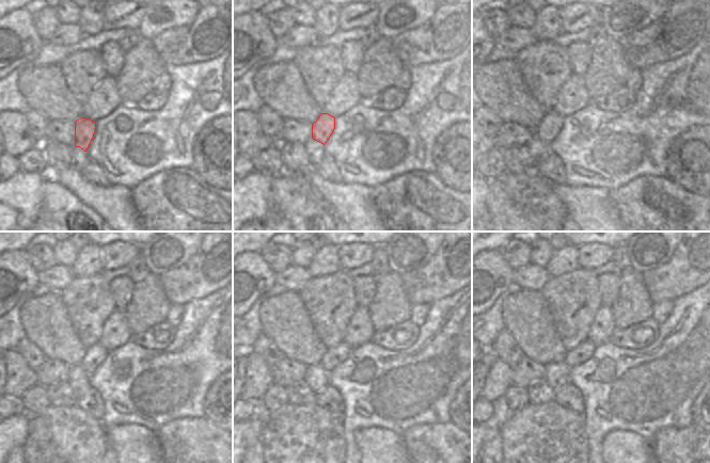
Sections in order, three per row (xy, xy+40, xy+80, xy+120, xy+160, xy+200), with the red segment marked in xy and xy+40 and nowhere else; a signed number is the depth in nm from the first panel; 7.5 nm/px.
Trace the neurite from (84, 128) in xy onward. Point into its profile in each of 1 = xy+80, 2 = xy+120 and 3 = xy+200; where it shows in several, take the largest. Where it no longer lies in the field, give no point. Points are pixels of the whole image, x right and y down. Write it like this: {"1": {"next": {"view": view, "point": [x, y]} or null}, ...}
{"1": {"next": {"view": "xy+80", "point": [554, 123]}}, "2": {"next": {"view": "xy+120", "point": [95, 354]}}, "3": {"next": {"view": "xy+200", "point": [579, 354]}}}

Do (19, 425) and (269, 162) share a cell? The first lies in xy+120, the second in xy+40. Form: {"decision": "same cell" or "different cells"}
{"decision": "different cells"}

